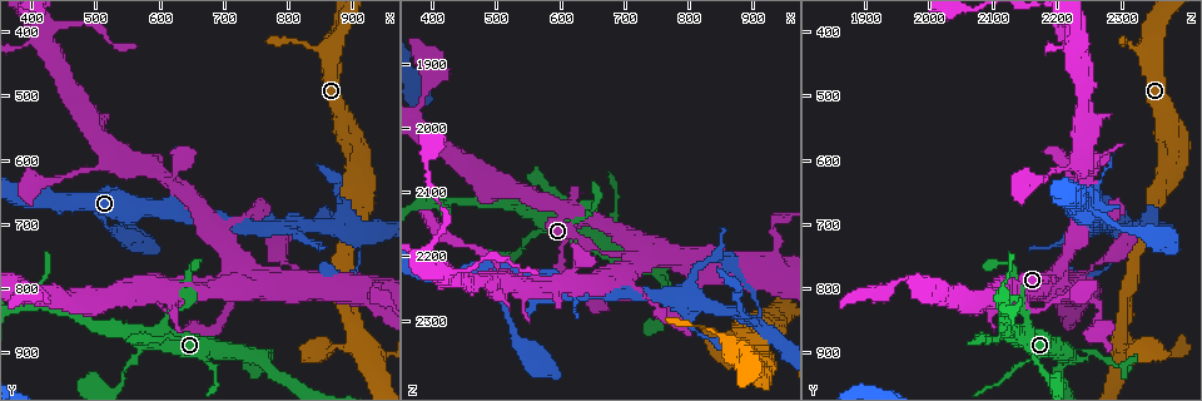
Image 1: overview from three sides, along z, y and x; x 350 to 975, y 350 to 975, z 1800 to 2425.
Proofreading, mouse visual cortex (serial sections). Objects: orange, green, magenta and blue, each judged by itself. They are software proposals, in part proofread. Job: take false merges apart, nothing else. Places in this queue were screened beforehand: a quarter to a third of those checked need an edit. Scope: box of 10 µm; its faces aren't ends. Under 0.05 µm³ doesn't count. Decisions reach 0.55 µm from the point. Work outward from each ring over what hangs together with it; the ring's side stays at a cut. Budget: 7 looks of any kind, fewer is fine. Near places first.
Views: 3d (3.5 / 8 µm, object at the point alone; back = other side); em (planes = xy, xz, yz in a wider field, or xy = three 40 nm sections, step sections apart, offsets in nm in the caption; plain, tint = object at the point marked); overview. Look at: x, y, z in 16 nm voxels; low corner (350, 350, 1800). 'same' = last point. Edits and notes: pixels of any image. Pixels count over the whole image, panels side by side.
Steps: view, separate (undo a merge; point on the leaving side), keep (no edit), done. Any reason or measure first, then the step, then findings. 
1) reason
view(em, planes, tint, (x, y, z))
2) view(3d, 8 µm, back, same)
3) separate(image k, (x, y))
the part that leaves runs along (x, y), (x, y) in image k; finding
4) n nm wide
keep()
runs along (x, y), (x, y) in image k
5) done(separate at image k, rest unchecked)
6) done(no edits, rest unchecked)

view(3d, 3.5 µm, (720, 780, 2195))

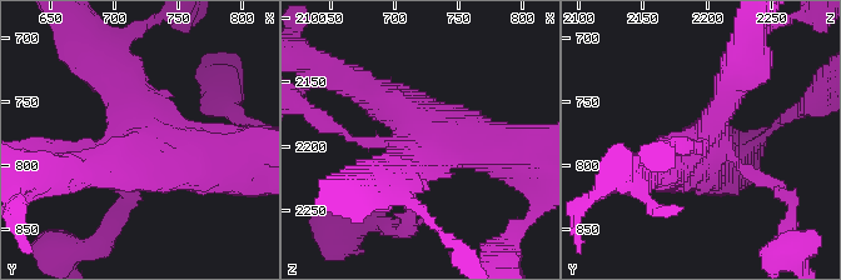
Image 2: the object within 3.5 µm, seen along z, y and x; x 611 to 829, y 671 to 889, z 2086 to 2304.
keep()
runs along (645, 171), (698, 144), (731, 90) in image 2; continuous, no second cell

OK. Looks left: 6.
four or more arms meet
view(3d, 3.5 µm, (575, 895, 2160))

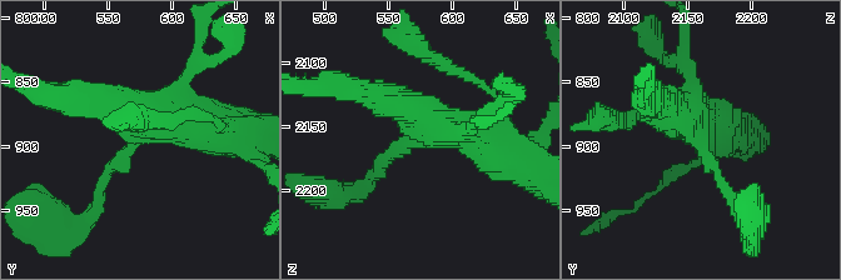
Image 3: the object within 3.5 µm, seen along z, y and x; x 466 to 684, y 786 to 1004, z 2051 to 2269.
4 arms; arms of 200, 200, 350, 500 nm; now the EM
view(em, xy, step 2, tint, (574, 894, 2156))

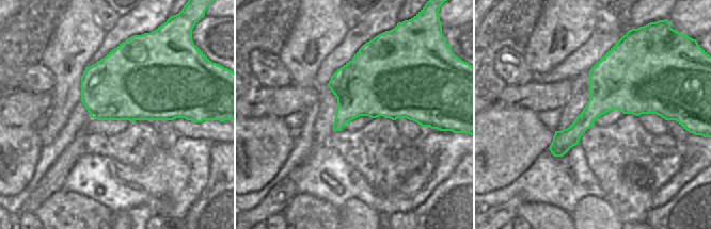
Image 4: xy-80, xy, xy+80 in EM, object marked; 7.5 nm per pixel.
keep()
runs along (511, 154), (361, 93) in image 3; continuous, no second cell

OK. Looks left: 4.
four arms meet
view(3d, 3.5 µm, (910, 880, 2300))

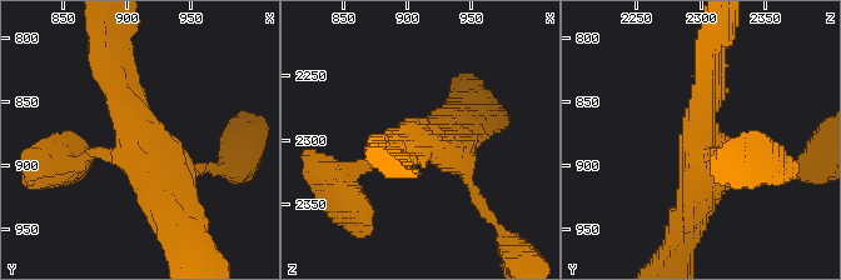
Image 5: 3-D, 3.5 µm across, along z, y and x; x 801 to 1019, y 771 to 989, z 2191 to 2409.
arms of 150, 250, 350, 400 nm
keep()
runs along (104, 66), (170, 211) in image 5; continuous, no second cell

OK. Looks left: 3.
done(no edits, rest unchecked)

